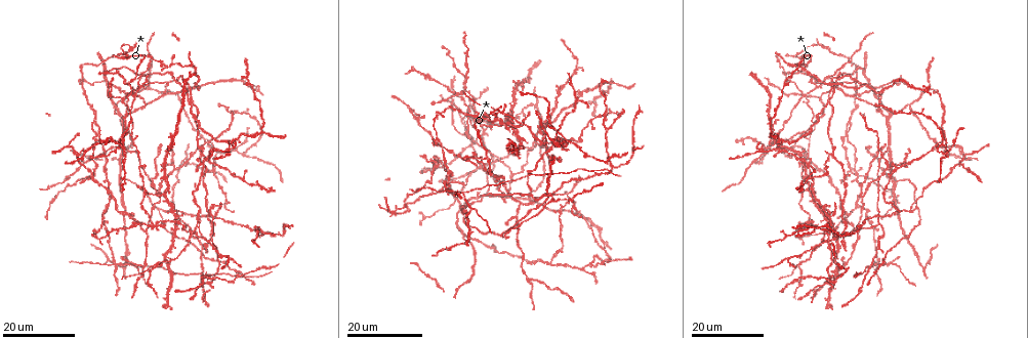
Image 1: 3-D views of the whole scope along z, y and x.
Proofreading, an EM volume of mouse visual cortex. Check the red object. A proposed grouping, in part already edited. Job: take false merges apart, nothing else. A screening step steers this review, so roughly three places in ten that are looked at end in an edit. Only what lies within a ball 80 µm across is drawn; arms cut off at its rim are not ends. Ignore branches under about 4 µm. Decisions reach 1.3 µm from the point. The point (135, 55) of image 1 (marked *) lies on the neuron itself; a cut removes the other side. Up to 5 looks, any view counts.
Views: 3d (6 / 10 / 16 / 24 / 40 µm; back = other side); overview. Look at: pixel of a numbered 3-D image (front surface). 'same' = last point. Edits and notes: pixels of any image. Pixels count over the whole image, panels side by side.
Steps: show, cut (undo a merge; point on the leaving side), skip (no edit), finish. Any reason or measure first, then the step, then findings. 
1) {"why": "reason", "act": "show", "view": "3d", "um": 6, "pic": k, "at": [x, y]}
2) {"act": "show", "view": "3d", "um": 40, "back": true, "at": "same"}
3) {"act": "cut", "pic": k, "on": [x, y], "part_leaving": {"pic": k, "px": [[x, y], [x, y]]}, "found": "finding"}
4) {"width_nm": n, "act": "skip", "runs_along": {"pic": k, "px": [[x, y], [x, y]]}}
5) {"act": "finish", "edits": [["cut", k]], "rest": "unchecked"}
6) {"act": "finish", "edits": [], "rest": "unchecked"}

{"why": "arms part here", "act": "show", "view": "3d", "um": 24, "pic": 1, "at": [943, 154]}

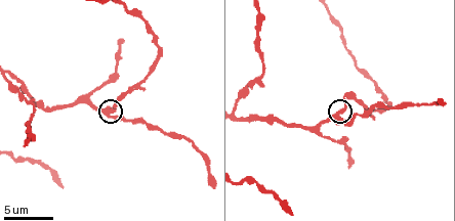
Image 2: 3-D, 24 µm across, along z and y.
{"act": "show", "view": "3d", "um": 6, "pic": 2, "at": [337, 118]}

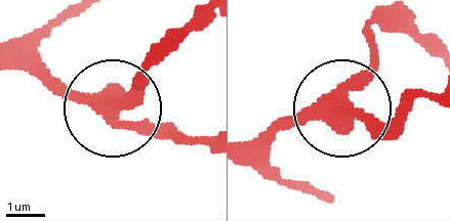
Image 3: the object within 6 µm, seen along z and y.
{"side_arm_um": 16, "act": "skip", "runs_along": {"pic": 3, "px": [[22, 72], [208, 140]]}, "found": "all the same neuron"}

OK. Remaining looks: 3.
{"why": "thin arm on a thick one", "act": "show", "view": "3d", "um": 16, "pic": 1, "at": [908, 212]}

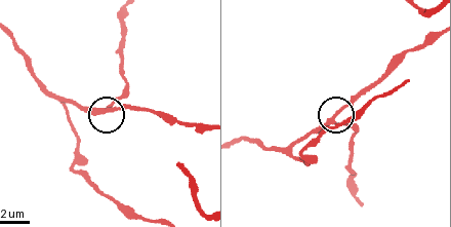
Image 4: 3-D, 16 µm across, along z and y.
{"act": "show", "view": "3d", "um": 10, "pic": 4, "at": [103, 113]}

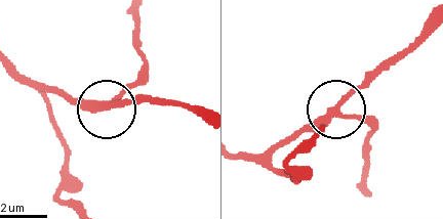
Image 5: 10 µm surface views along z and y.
{"act": "skip", "runs_along": {"pic": 5, "px": [[243, 156], [290, 142], [337, 113], [376, 119]]}, "found": "one neuron here"}

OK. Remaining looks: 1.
{"act": "finish", "edits": [], "rest": "unchecked"}

